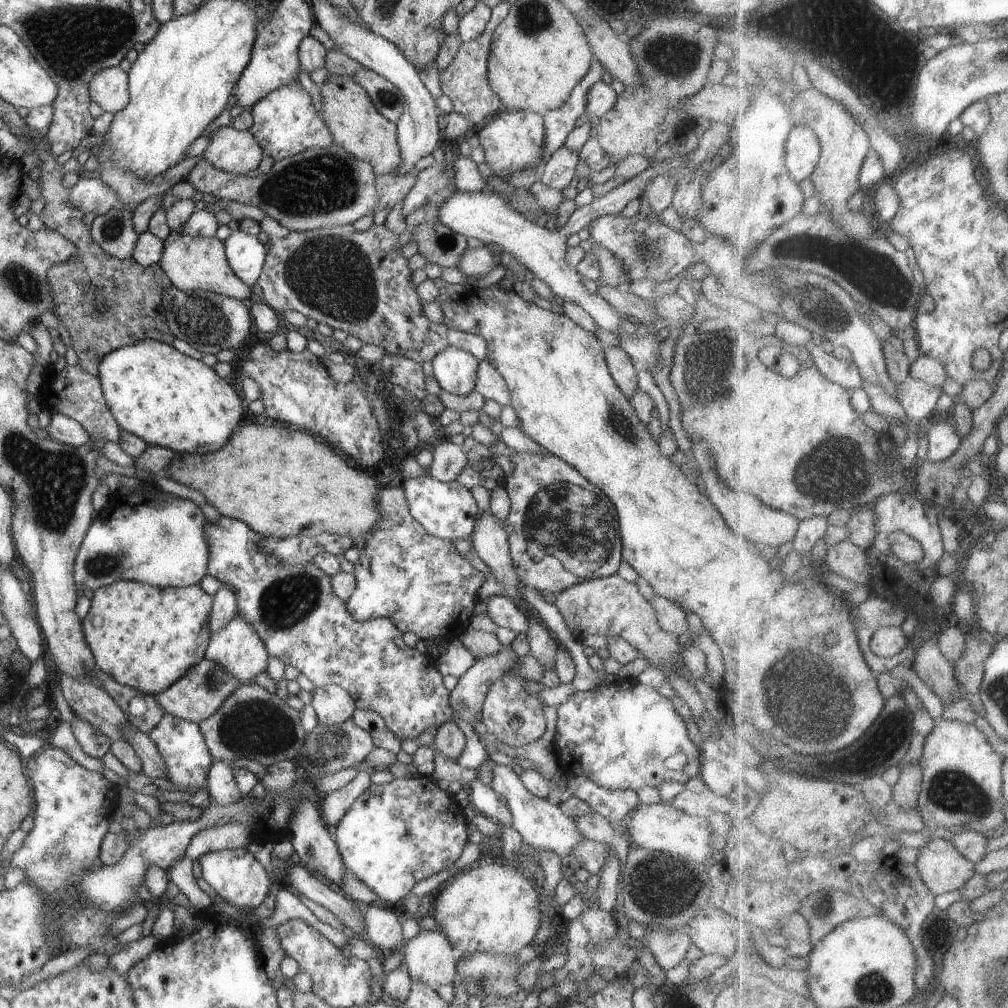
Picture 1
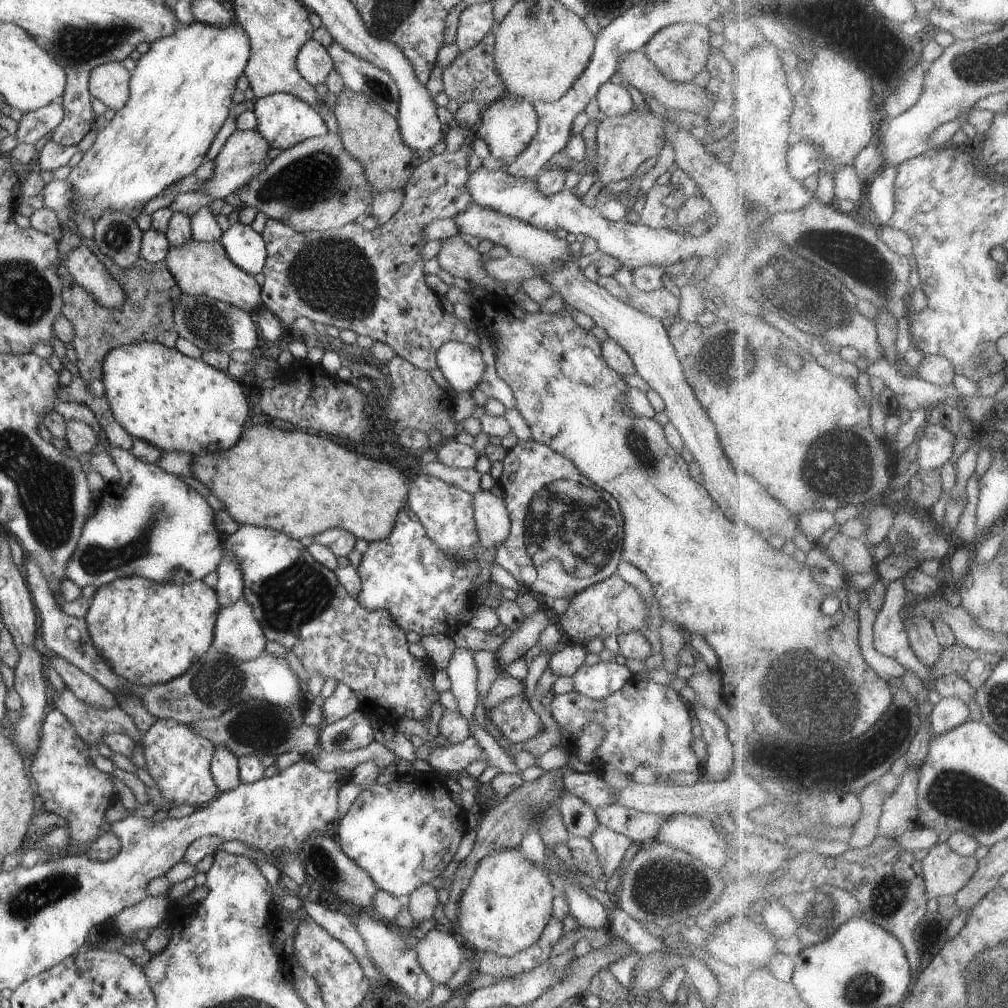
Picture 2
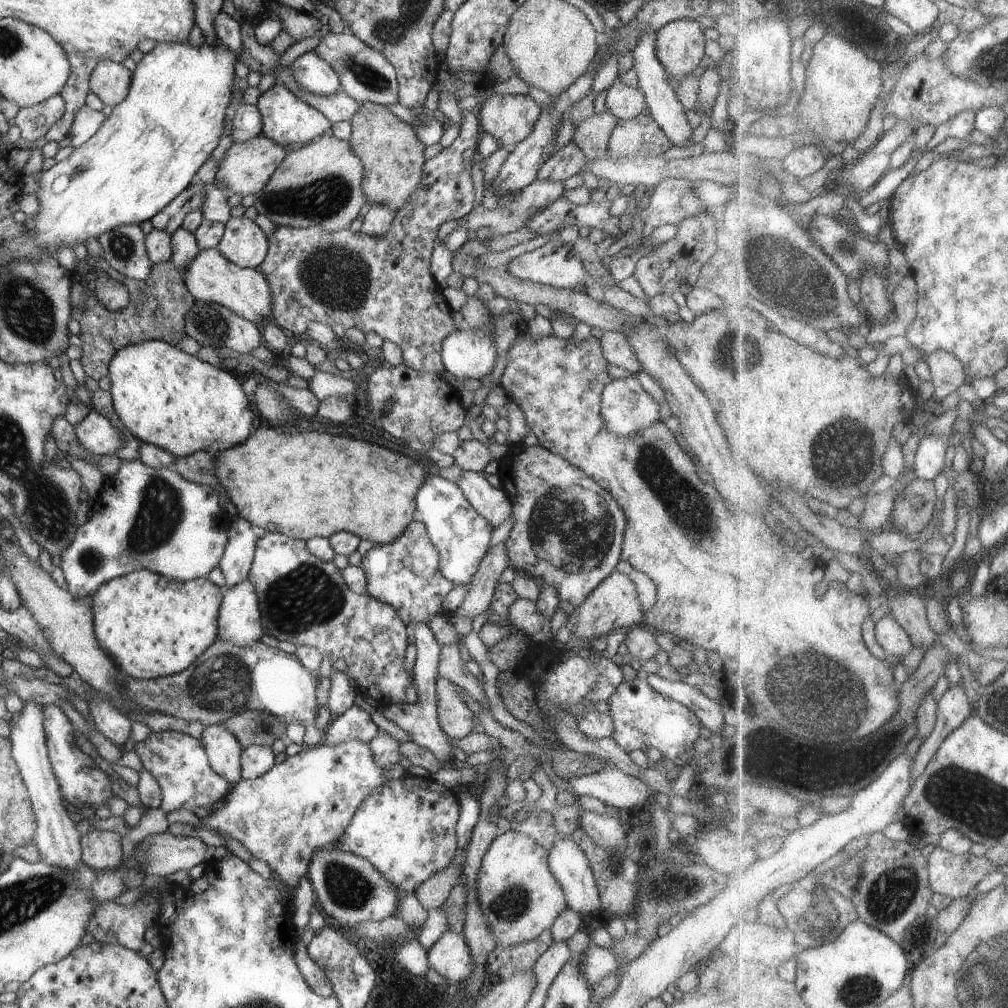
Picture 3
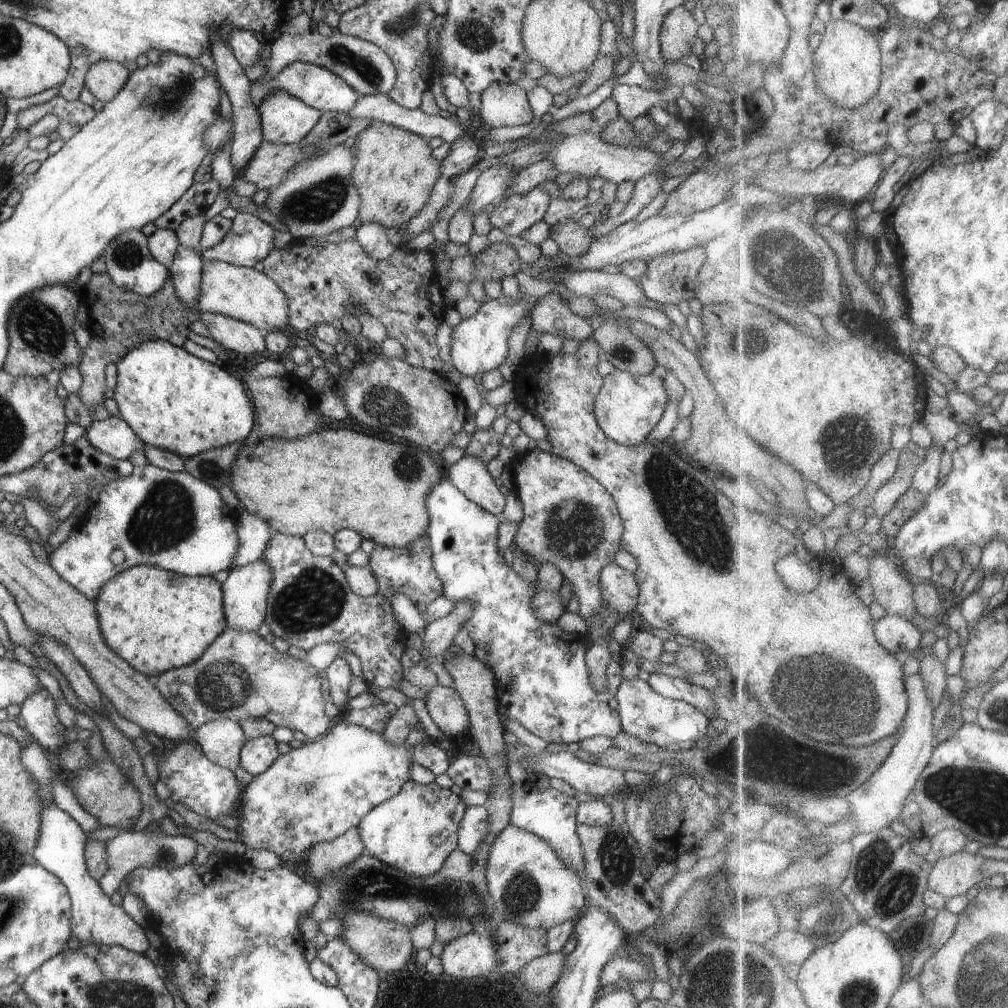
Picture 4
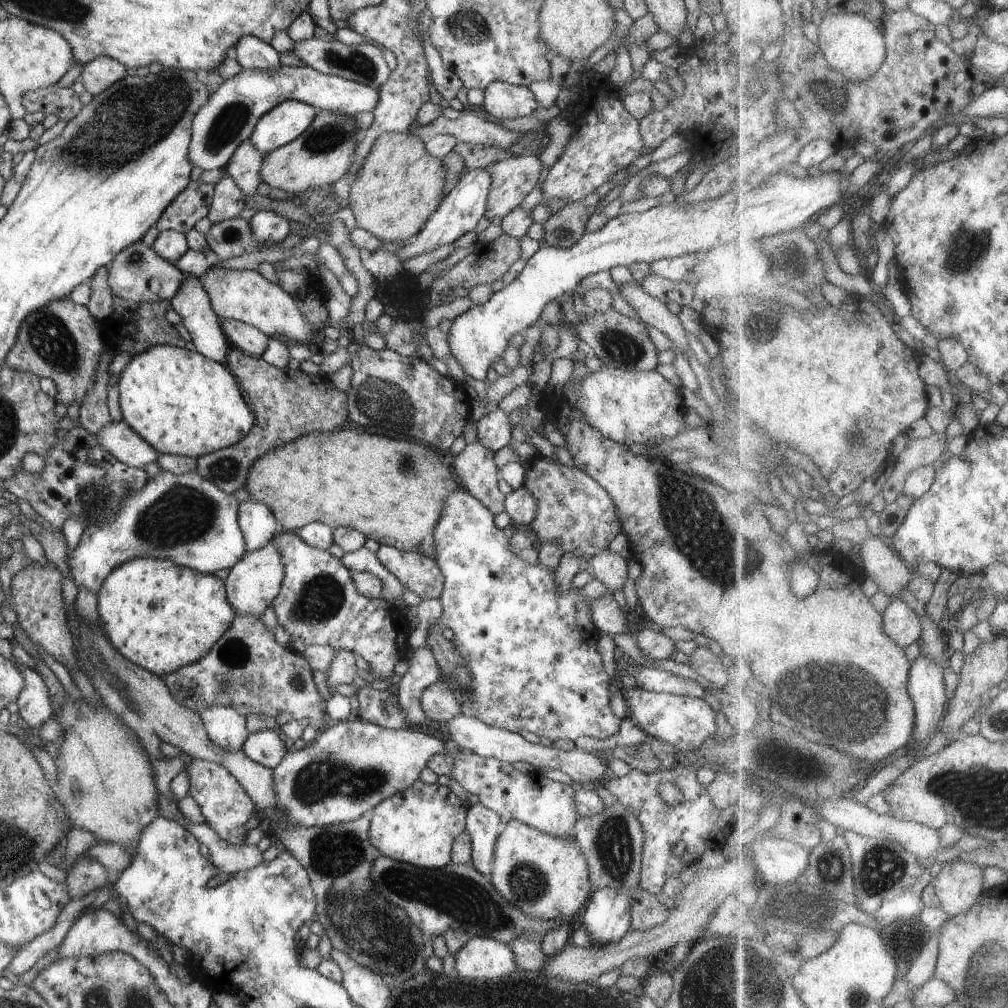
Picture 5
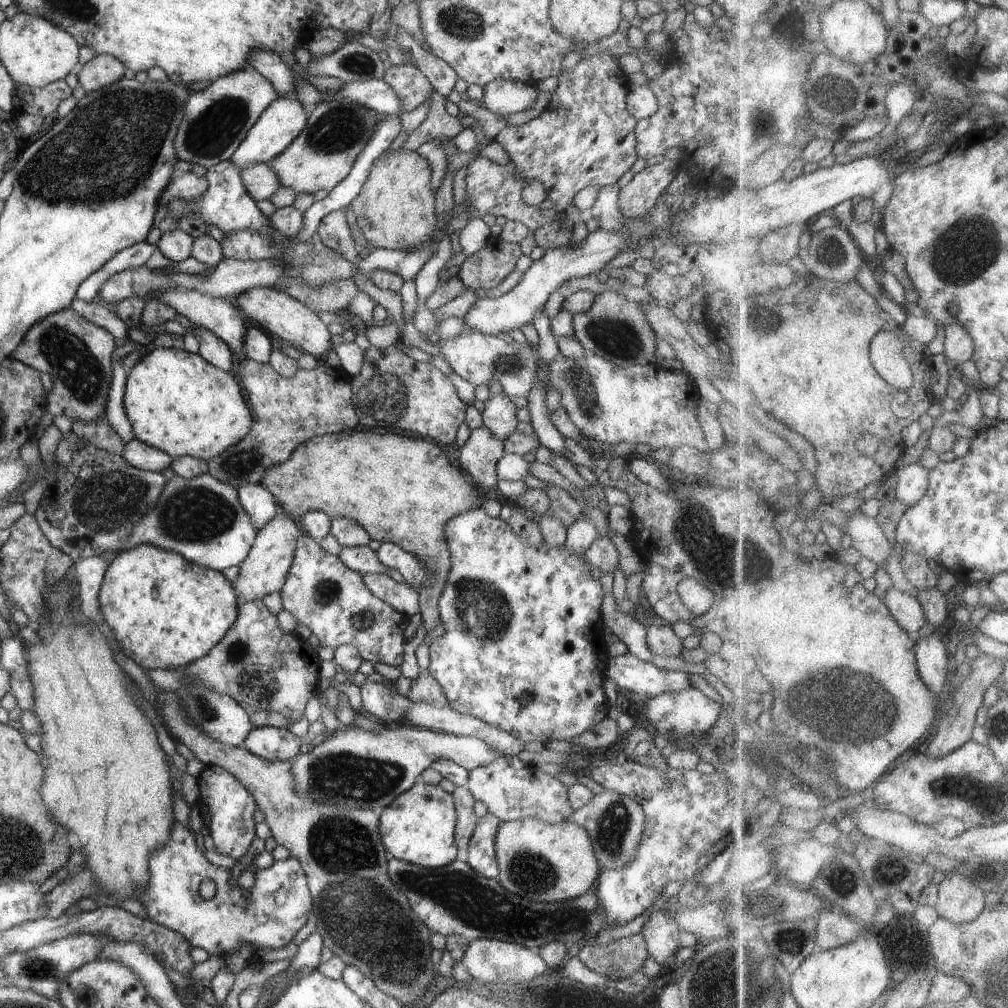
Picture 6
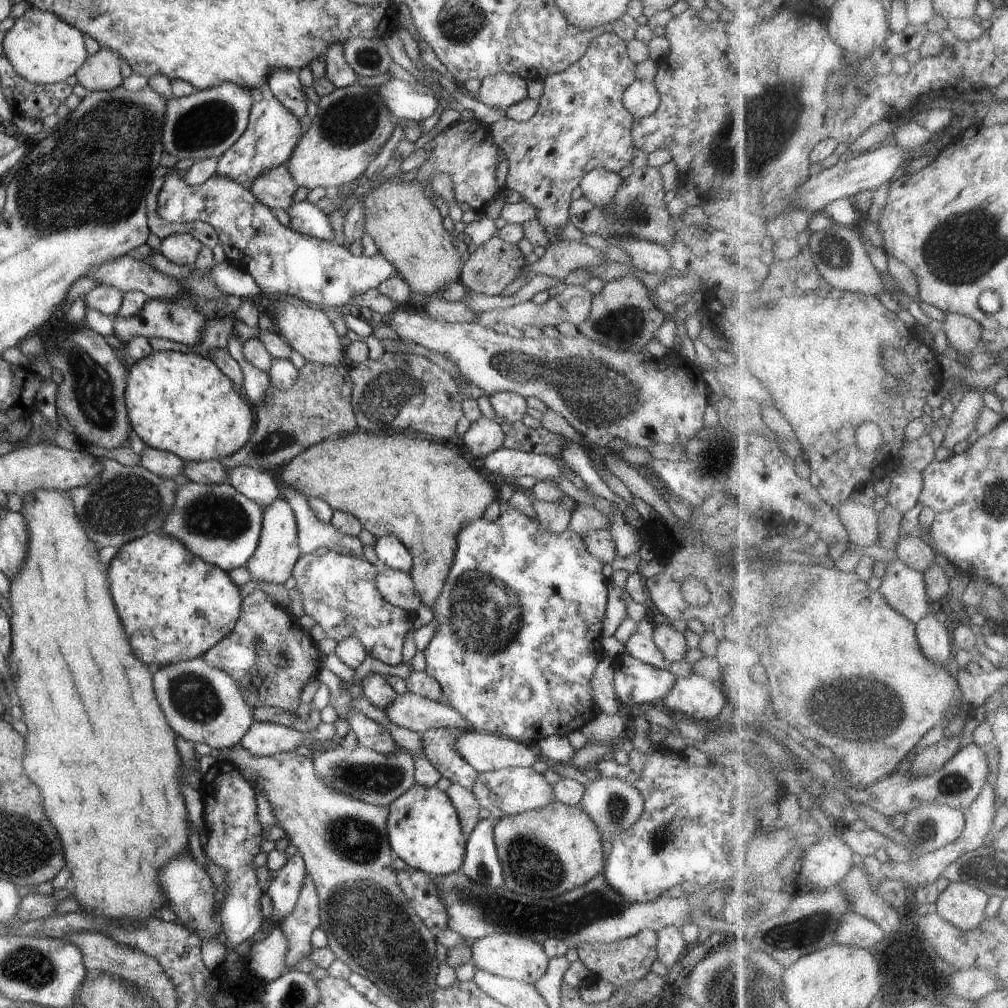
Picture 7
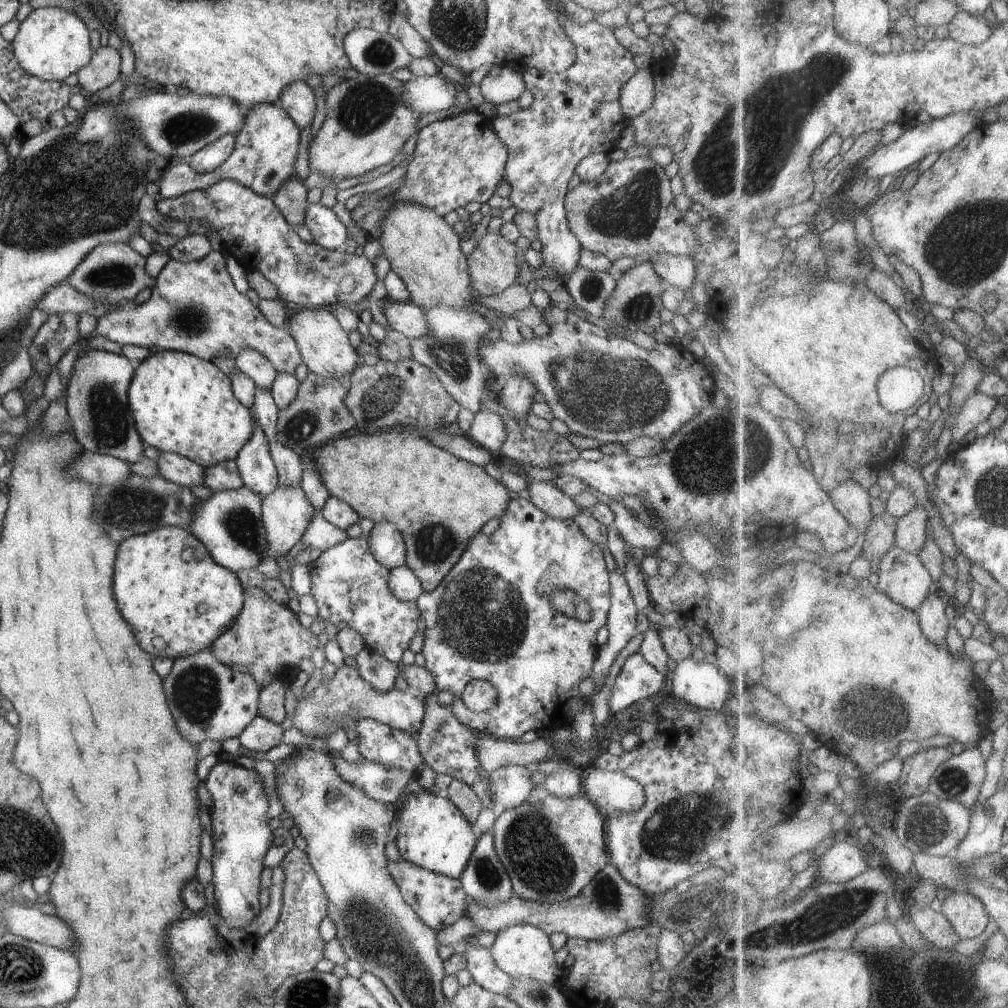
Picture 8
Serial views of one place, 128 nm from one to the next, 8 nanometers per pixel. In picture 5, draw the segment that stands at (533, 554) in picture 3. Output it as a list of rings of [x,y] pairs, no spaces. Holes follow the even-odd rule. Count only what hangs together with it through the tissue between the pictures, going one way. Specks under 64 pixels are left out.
[[[536,455],[525,472],[523,487],[536,498],[536,514],[528,525],[542,543],[557,543],[563,554],[580,555],[587,562],[594,554],[608,551],[609,544],[621,533],[613,500],[589,474],[558,460]],[[610,592],[592,599],[589,607],[592,622],[602,634],[630,633],[629,629],[627,629],[627,608],[620,609],[620,606]]]

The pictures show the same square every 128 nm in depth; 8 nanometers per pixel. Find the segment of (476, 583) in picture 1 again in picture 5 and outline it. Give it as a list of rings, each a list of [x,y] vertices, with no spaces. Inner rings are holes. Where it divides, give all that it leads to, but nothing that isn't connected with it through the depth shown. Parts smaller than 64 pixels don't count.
[[[381,545],[376,554],[379,562],[396,575],[405,589],[412,590],[422,600],[440,598],[443,576],[430,555],[414,551],[402,552],[388,545]]]

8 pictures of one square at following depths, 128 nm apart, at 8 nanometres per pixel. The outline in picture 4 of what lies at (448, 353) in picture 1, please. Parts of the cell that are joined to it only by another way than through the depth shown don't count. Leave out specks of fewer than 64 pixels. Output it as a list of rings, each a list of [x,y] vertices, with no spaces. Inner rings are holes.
[[[503,294],[496,299],[488,299],[481,303],[481,308],[470,318],[453,327],[450,342],[450,356],[452,364],[459,376],[471,376],[484,374],[492,369],[498,369],[506,360],[508,354],[508,337],[512,328],[520,324],[520,320],[526,316],[526,310],[536,302],[535,298],[526,298],[511,301]]]

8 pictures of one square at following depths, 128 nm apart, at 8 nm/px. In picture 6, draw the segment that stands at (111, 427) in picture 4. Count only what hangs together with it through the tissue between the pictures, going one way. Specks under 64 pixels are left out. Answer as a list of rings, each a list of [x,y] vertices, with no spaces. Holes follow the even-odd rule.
[[[134,437],[128,441],[122,449],[121,457],[136,468],[143,471],[162,472],[173,461],[170,455],[160,449],[144,444]]]

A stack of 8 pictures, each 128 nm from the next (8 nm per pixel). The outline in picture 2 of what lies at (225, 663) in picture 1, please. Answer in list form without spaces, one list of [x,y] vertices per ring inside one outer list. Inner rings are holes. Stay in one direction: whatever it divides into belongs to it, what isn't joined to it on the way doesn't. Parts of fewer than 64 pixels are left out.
[[[244,597],[219,611],[212,647],[239,661],[251,661],[265,652],[267,638]]]

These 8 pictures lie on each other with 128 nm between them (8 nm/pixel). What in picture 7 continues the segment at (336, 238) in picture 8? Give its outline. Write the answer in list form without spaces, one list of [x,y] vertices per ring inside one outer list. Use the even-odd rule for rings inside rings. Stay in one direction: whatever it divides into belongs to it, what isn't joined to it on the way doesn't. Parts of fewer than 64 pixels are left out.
[[[306,199],[299,200],[285,211],[290,216],[291,230],[326,242],[334,240],[334,228],[330,224],[330,216],[316,204],[310,204]]]

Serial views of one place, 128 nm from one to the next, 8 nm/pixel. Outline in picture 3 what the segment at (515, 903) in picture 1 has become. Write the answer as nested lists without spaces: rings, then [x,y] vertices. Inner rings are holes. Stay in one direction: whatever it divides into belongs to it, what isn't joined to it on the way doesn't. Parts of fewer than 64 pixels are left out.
[[[513,830],[501,832],[484,853],[476,879],[477,898],[497,946],[534,940],[567,908],[563,888],[550,870],[548,853],[530,836]]]

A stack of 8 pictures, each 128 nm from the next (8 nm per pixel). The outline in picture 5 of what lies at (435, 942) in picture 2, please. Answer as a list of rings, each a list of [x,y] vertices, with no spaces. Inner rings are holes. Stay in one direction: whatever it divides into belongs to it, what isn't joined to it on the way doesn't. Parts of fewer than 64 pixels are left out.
[[[475,936],[455,954],[454,968],[460,977],[483,981],[509,975],[517,966],[508,944],[487,936]]]

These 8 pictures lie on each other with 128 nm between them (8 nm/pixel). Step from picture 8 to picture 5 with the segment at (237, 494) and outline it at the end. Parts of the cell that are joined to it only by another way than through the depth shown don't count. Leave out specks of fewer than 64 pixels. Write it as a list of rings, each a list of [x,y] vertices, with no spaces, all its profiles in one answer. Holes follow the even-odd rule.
[[[196,470],[181,475],[160,471],[150,477],[143,489],[126,495],[119,504],[115,519],[99,524],[89,524],[72,551],[67,551],[67,564],[71,580],[79,587],[97,594],[108,575],[121,564],[136,557],[168,559],[178,566],[207,575],[218,570],[230,570],[245,556],[245,540],[238,524],[239,502],[233,495],[221,491],[212,481],[202,478]]]

